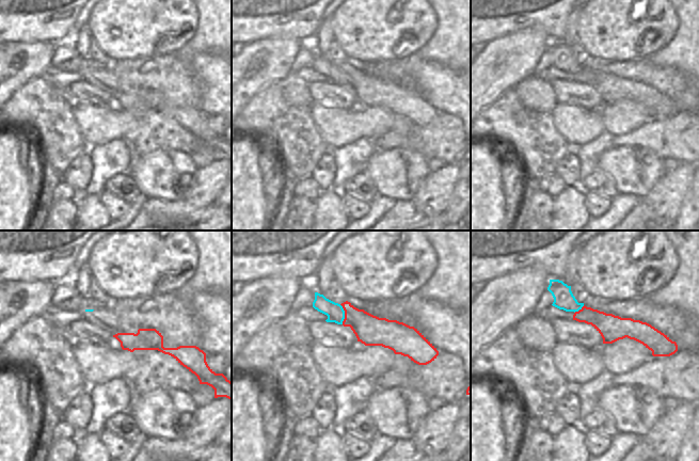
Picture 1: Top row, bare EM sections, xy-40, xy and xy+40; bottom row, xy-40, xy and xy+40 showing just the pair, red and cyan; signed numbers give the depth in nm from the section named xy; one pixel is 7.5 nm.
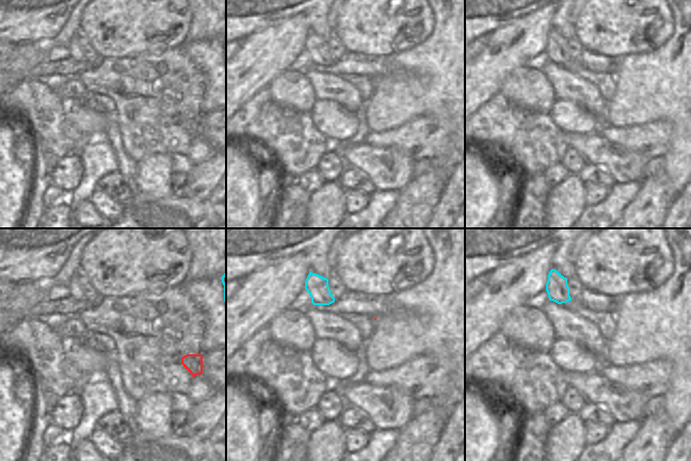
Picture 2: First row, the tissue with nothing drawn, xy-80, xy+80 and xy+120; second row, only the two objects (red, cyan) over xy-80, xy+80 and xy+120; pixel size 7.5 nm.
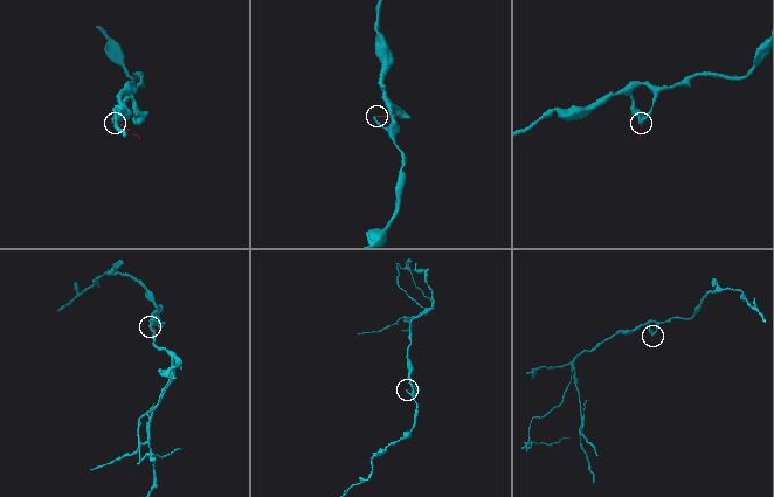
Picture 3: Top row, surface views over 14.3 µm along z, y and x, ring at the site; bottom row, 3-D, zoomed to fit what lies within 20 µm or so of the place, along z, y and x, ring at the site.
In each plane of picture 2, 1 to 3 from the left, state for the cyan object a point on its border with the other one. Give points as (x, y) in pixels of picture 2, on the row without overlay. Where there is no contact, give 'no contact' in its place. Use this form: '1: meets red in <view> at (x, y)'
1: no contact
2: no contact
3: no contact

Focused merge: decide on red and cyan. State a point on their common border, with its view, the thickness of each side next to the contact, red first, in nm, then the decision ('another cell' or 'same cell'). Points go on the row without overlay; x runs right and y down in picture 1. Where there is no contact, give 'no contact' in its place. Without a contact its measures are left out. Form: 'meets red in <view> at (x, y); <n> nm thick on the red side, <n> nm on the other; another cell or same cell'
meets red in xy at (345, 75); 220 nm thick on the red side, 140 nm on the other; another cell

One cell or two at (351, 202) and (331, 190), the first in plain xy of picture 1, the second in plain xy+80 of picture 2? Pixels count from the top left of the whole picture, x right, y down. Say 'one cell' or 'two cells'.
two cells

